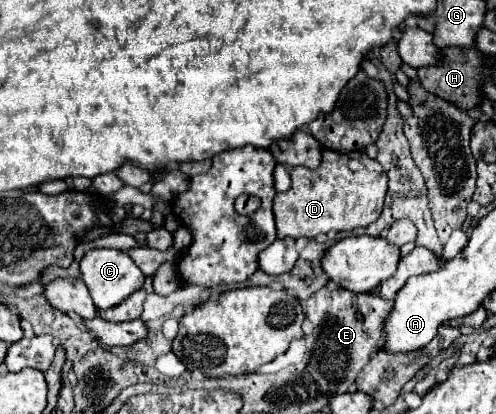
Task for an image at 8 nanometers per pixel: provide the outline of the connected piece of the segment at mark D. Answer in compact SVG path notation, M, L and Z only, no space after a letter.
M324 148L318 168L310 170L296 166L290 174L292 188L288 192L278 192L274 198L278 238L314 238L330 230L342 232L366 228L382 212L388 180L382 172L382 166L376 160L368 158L364 152L336 152Z

